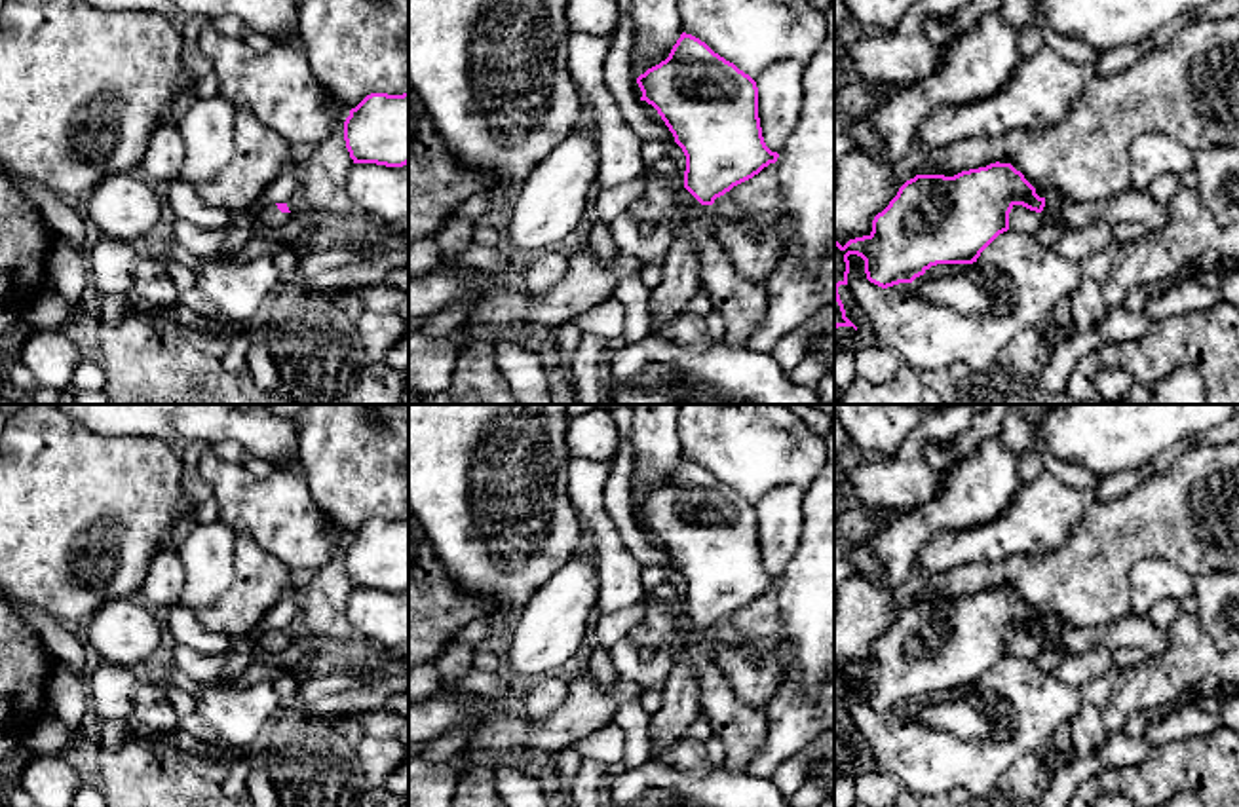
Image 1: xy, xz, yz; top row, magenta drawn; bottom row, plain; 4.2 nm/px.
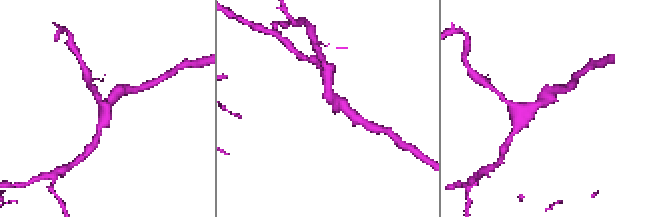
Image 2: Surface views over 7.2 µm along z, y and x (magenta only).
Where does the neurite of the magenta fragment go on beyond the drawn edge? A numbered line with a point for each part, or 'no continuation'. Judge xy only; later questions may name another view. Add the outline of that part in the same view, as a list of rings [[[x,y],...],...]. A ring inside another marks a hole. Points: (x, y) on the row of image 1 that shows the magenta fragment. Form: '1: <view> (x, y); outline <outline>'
1: xy (270, 215); outline [[[266,205],[258,211],[257,224],[260,226],[281,226],[291,218],[291,213],[281,213],[277,205]]]

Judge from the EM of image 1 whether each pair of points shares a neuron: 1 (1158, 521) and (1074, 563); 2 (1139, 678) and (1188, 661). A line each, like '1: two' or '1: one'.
1: one
2: one

